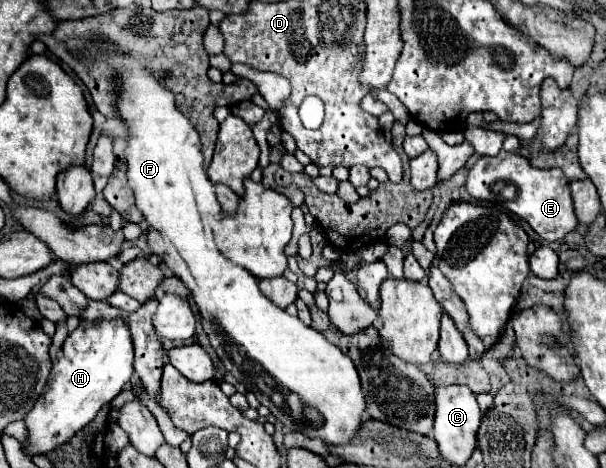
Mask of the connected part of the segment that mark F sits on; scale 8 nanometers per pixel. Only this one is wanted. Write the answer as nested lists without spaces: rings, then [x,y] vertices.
[[[110,55],[112,63],[120,73],[120,101],[118,115],[128,127],[128,181],[136,195],[136,205],[150,223],[148,247],[152,253],[160,255],[166,267],[180,277],[192,291],[194,303],[200,309],[204,331],[210,337],[214,351],[218,353],[224,369],[232,373],[248,391],[252,391],[262,405],[266,405],[272,415],[294,431],[302,431],[308,437],[322,439],[334,445],[348,443],[356,435],[358,427],[364,423],[364,393],[360,387],[358,371],[350,357],[346,357],[336,345],[326,341],[326,337],[312,327],[306,327],[298,317],[288,315],[284,309],[272,305],[258,289],[258,279],[246,269],[234,265],[226,259],[214,243],[214,233],[210,221],[220,217],[222,207],[218,207],[214,185],[204,173],[204,159],[200,153],[200,135],[190,125],[190,121],[176,109],[174,95],[164,89],[154,73],[142,69],[132,57]]]

